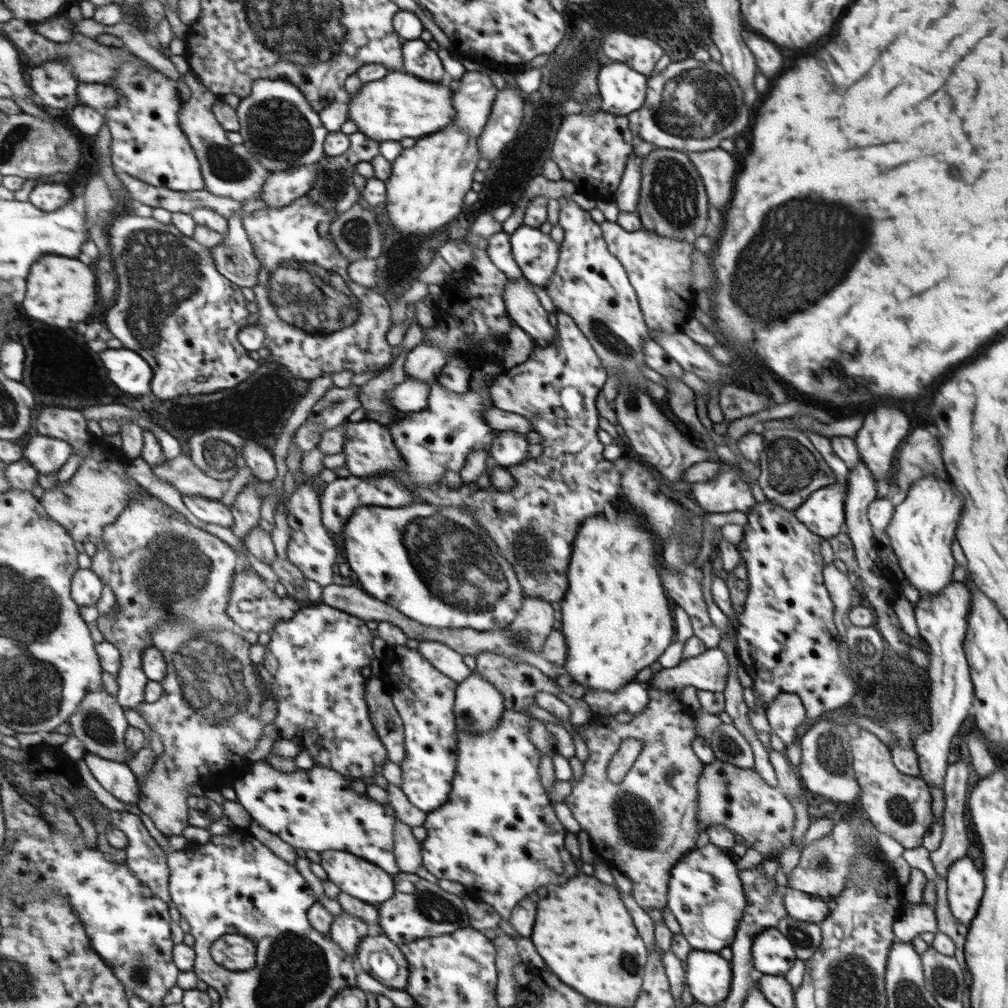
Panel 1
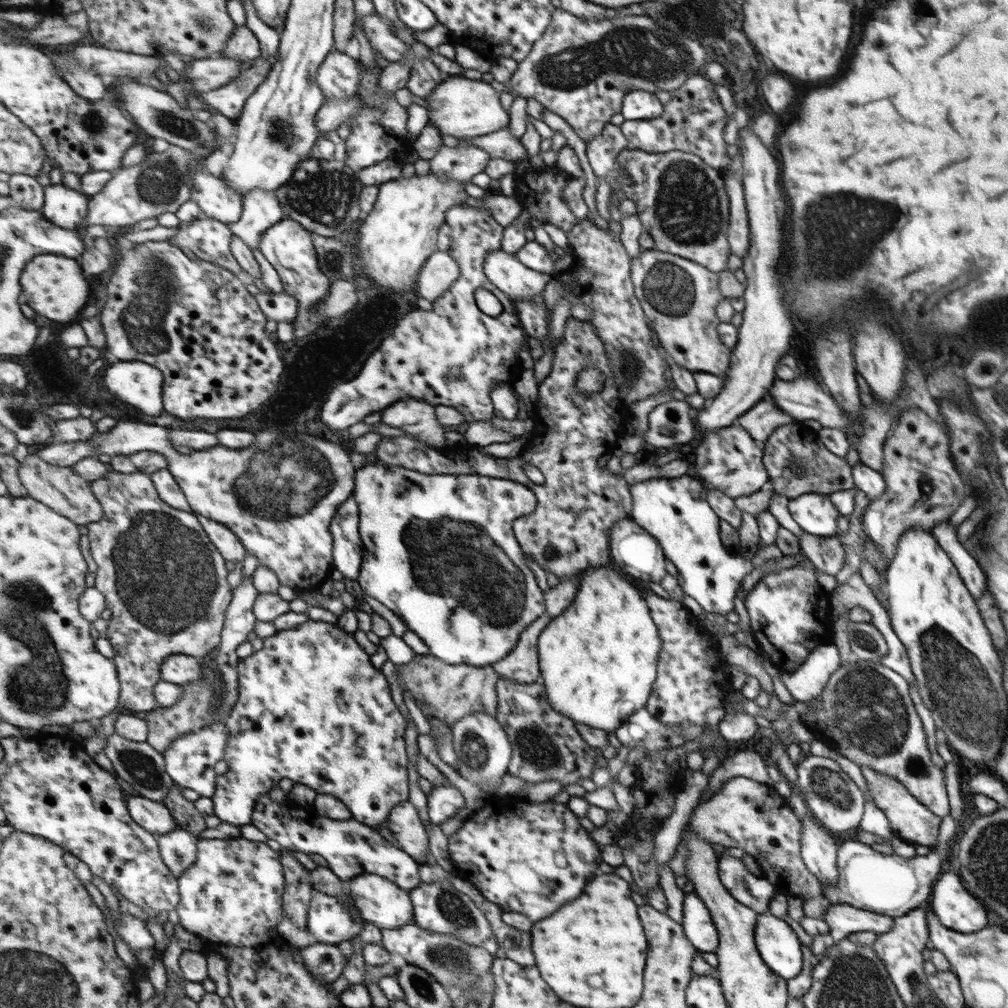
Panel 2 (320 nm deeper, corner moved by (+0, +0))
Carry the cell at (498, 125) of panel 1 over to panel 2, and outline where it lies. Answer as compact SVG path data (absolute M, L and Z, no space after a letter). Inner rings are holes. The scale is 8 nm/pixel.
M460 141L456 147L442 145L429 160L430 171L444 176L444 180L458 180L467 185L488 167L491 152L484 148Z

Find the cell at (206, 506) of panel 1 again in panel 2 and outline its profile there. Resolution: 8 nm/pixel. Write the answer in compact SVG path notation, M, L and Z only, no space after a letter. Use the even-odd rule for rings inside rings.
M200 516L200 519L205 527L205 532L209 533L209 538L213 540L213 544L217 545L226 561L239 564L247 558L248 550L231 528L207 516Z

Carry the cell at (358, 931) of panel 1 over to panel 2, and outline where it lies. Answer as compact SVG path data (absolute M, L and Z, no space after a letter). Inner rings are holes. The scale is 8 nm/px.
M316 941L302 949L302 957L304 964L308 965L308 971L316 976L316 980L326 982L326 984L342 978L341 974L349 959L342 950L339 950L338 945Z

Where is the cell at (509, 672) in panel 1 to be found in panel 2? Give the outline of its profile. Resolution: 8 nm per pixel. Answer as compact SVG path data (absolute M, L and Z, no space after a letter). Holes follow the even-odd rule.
M501 676L496 687L500 696L496 719L504 725L513 743L509 774L527 784L559 781L563 788L567 784L579 783L581 779L591 777L596 754L577 734L574 722L554 710L541 681L525 684Z

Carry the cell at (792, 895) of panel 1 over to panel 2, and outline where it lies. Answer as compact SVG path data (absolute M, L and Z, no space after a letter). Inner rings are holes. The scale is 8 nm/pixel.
M844 903L830 904L822 919L829 925L829 934L834 943L853 932L883 934L893 924L890 916L857 909Z

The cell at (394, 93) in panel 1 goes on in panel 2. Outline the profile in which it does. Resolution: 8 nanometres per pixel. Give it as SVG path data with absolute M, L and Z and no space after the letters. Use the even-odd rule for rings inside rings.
M449 75L435 92L425 98L429 104L429 123L433 123L441 135L454 136L459 141L503 130L509 126L511 116L503 110L499 96L499 92L487 82Z

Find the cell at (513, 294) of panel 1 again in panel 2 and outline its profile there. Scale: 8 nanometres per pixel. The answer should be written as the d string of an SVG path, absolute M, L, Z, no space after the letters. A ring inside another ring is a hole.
M502 248L492 252L484 262L484 271L493 285L515 303L531 302L544 294L557 274L542 273L523 264L517 255Z

